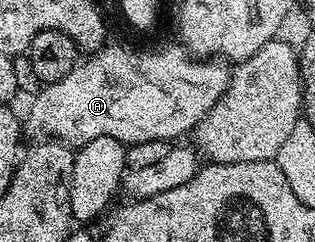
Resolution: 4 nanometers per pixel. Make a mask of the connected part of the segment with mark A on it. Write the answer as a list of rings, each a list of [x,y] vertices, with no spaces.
[[[106,46],[100,52],[82,59],[59,82],[44,85],[32,97],[29,124],[42,137],[60,140],[62,144],[80,146],[91,138],[115,138],[126,146],[135,142],[176,141],[176,136],[192,133],[205,115],[227,90],[230,69],[213,58],[194,58],[184,47],[165,48],[162,52],[132,52],[129,48]]]

